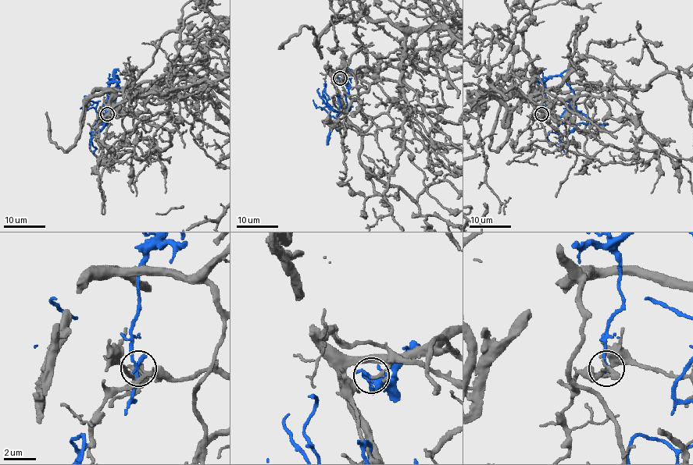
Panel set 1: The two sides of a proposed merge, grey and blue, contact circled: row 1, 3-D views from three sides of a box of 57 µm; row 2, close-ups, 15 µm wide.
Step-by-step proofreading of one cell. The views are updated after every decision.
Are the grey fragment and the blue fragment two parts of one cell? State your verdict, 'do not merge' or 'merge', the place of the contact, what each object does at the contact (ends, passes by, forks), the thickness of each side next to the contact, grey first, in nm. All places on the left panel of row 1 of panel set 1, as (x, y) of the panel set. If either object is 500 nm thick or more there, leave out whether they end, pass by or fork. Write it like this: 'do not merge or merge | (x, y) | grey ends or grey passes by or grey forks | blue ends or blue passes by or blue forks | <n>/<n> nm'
do not merge | (107, 114) | grey forks | blue ends | 110/180 nm

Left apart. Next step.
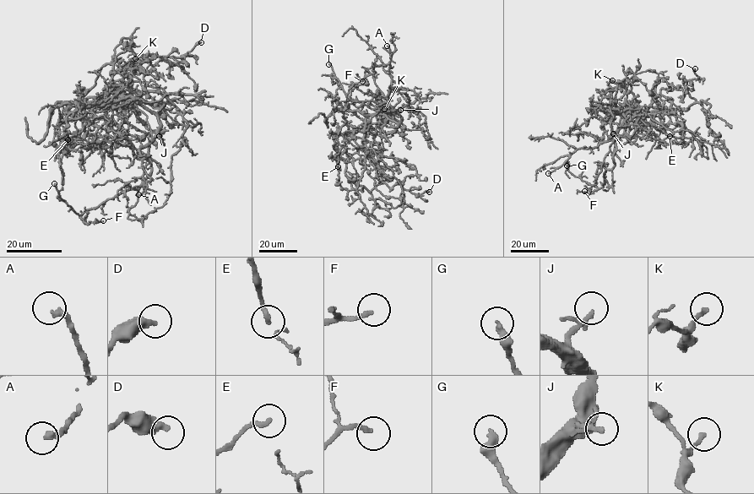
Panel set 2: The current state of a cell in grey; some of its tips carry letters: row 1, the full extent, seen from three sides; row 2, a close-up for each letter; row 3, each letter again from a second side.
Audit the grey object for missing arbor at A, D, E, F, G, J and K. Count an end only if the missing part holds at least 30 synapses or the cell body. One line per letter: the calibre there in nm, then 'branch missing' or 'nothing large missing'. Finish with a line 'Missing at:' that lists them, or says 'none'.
A: 240 nm thick; branch missing
D: 440 nm thick; nothing large missing
E: 150 nm thick; nothing large missing
F: 170 nm thick; nothing large missing
G: 340 nm thick; branch missing
J: 120 nm thick; branch missing
K: 180 nm thick; nothing large missing
Missing at: A, G, J

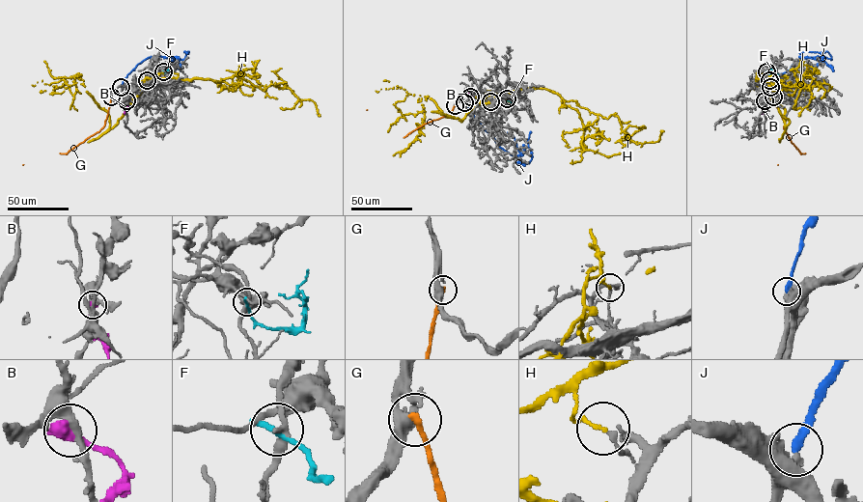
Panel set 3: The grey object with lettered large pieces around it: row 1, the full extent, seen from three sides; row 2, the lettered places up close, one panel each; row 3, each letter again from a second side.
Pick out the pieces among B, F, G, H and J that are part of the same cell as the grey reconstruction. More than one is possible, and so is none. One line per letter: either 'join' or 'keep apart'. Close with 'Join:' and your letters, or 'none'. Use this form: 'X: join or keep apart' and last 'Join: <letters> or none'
B: keep apart
F: keep apart
G: keep apart
H: keep apart
J: keep apart
Join: none

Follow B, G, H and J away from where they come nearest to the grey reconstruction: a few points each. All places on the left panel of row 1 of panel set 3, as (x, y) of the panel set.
B: (126, 100), (125, 114)
G: (111, 97), (104, 125), (99, 131), (65, 153), (23, 165)
H: (147, 80), (143, 84), (146, 78), (219, 81), (238, 75), (263, 90), (289, 88), (314, 102), (320, 114)
J: (122, 87), (127, 75), (148, 58), (181, 60), (187, 52), (183, 52), (187, 53)

